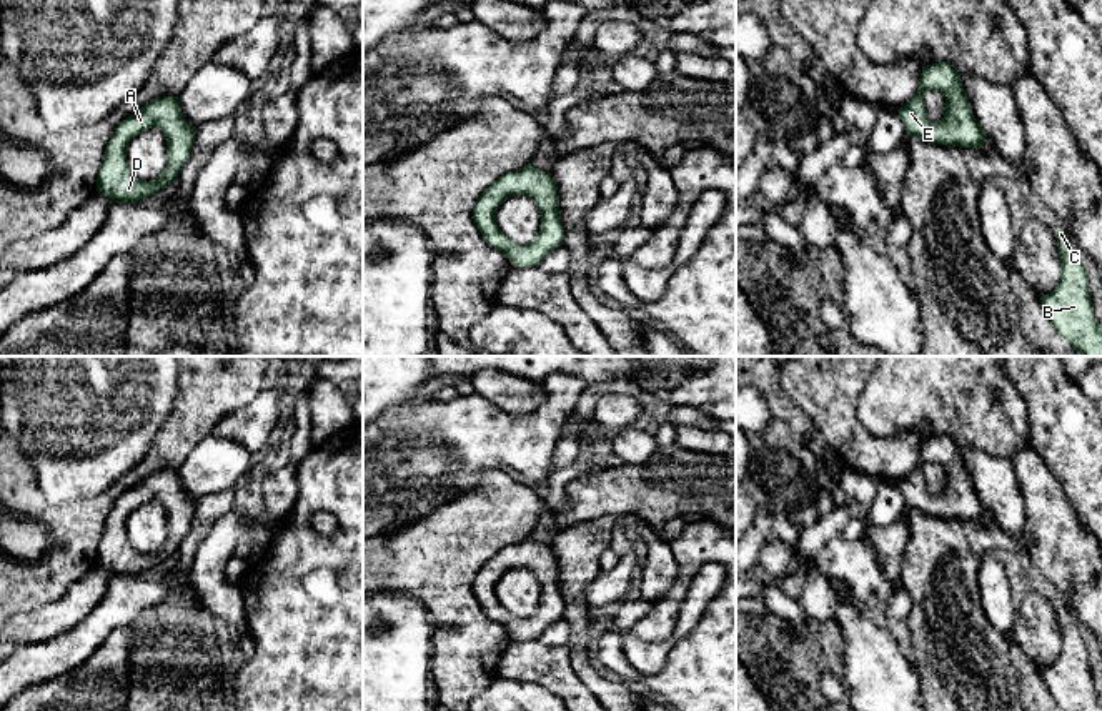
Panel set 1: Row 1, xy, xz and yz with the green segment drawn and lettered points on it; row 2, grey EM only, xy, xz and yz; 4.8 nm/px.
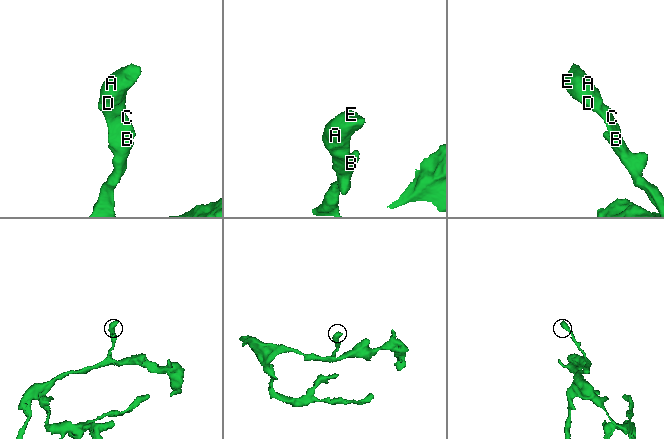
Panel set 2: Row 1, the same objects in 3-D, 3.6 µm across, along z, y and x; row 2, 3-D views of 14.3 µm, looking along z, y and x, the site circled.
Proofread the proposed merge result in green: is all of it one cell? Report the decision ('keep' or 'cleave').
keep

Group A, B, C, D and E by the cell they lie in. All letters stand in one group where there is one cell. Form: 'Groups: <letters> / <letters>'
Groups: A B C D E

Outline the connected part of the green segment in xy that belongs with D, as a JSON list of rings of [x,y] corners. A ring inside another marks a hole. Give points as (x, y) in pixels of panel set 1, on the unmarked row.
[[[163,470],[146,476],[118,496],[103,528],[97,549],[97,564],[115,576],[141,576],[165,563],[190,531],[196,500],[181,485],[178,470]],[[148,501],[158,501],[166,510],[166,539],[156,553],[137,551],[127,534],[130,515]]]

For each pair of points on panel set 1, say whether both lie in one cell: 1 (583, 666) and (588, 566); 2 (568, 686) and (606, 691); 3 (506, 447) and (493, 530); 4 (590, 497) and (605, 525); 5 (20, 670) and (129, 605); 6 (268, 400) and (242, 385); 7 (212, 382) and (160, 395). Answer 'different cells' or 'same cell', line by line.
1: same cell
2: different cells
3: different cells
4: different cells
5: same cell
6: different cells
7: different cells

